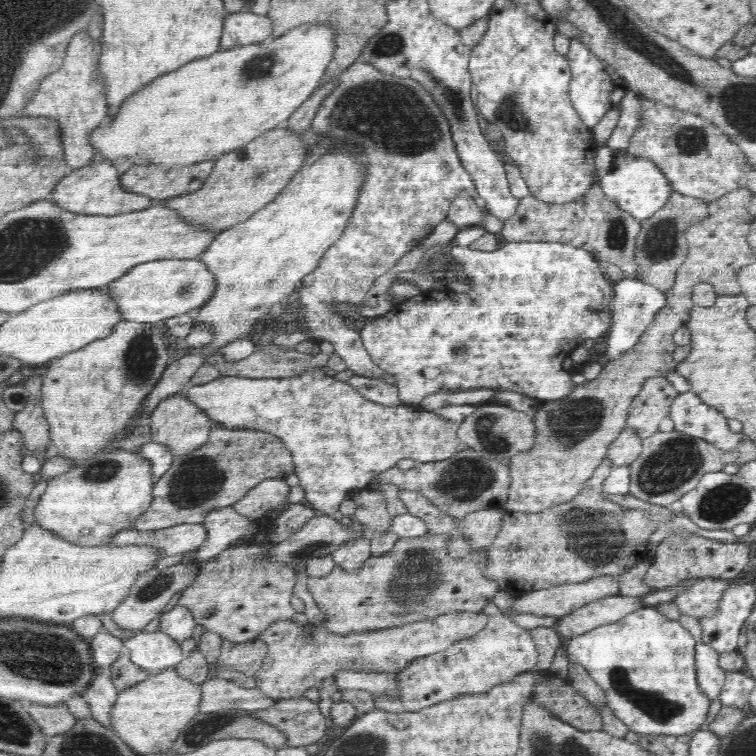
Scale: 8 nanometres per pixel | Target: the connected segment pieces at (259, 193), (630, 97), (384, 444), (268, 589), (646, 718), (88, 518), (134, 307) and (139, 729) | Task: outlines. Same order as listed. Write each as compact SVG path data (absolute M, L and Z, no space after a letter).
M285 125L278 126L246 145L215 158L212 172L198 190L160 203L175 210L196 230L207 228L214 233L222 233L248 220L252 214L272 202L301 169L307 150L308 144L302 141L300 134L288 130Z
M631 89L627 90L627 94L620 102L620 118L616 128L612 131L606 147L610 151L616 153L620 151L626 151L629 147L631 138L635 133L635 130L639 128L639 116L641 113L642 102L644 98L634 93Z
M312 368L290 378L242 378L221 376L203 385L194 385L184 396L200 407L215 424L229 429L252 429L280 438L292 454L294 472L304 488L306 500L318 514L337 516L347 494L364 490L382 472L393 468L403 458L435 464L455 456L468 445L459 438L459 425L432 411L412 410L410 405L384 406L366 400L346 381L338 381L325 373L326 368Z
M272 543L249 544L230 547L223 550L212 560L202 564L197 580L181 592L177 604L192 611L194 620L206 631L216 632L223 640L244 643L256 639L268 626L276 621L287 621L294 618L296 609L291 605L296 586L296 572L282 562L263 560L263 554L271 549Z
M642 607L630 614L627 614L622 620L615 623L599 626L590 632L572 637L564 642L565 656L569 657L571 661L583 666L588 674L592 677L594 682L604 691L606 705L617 719L620 719L630 731L637 732L638 734L654 734L657 736L672 736L679 737L688 733L698 731L702 723L706 720L708 714L708 706L710 706L710 699L700 692L697 685L697 672L695 667L695 638L686 630L677 620L667 618L664 614L660 613L656 607Z
M126 446L98 453L88 460L79 462L69 472L48 481L46 490L34 508L34 523L57 534L66 542L88 547L108 545L114 534L132 528L136 518L143 515L151 506L155 483L152 482L152 463L148 458L140 458L131 448Z
M162 259L136 265L126 274L104 286L104 291L116 303L124 321L154 323L189 310L198 310L216 288L215 276L200 259Z
M172 666L158 674L121 690L112 709L113 731L138 754L169 754L180 730L190 723L199 710L200 684L182 678Z

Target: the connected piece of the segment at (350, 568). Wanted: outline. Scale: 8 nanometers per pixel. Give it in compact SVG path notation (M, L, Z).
M370 536L343 542L331 554L336 567L350 574L357 574L364 562L371 557Z

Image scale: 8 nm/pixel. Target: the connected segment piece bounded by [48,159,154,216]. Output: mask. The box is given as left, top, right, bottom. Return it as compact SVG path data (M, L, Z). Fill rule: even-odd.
M97 160L90 166L71 169L53 188L49 200L55 202L62 210L74 214L92 214L92 216L114 216L144 210L153 204L154 200L143 194L128 192L120 186L120 175L116 166L110 161Z

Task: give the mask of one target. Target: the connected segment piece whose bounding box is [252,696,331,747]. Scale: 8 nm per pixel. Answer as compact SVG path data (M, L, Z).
M307 697L278 700L272 708L252 714L286 735L286 746L304 747L331 736L329 721L322 715L318 703Z

